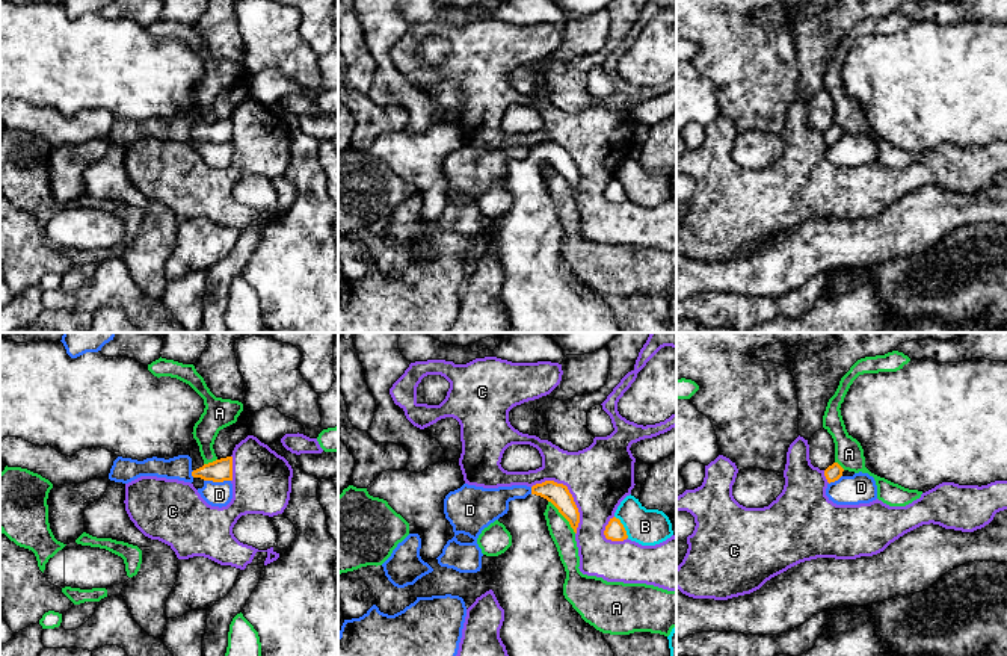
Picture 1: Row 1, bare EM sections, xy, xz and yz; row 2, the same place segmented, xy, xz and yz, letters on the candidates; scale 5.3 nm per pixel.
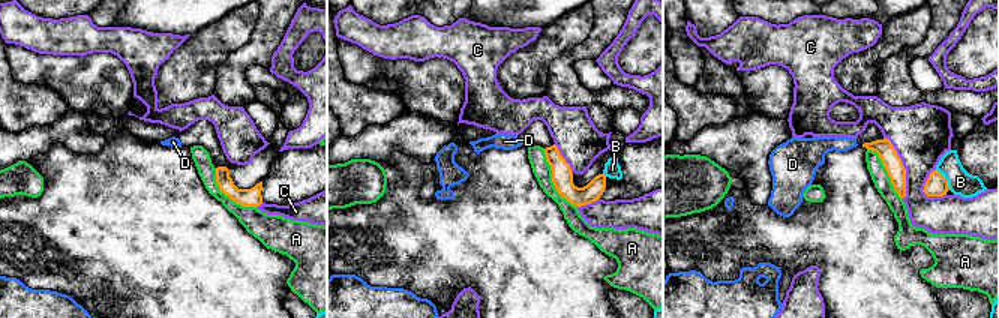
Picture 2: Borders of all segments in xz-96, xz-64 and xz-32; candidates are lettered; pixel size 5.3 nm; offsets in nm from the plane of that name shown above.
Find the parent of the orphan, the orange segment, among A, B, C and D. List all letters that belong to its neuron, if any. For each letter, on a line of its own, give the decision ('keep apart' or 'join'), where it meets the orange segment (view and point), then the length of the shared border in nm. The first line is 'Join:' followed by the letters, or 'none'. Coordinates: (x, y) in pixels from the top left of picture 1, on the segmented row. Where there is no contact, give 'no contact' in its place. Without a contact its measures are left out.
Join: none
A: keep apart; meets orange in xz at (563, 516); contact 220 nm long
B: keep apart; meets orange in xz at (622, 526); contact 140 nm long
C: keep apart; meets orange in xz at (571, 495); contact 360 nm long
D: keep apart; meets orange in xy at (218, 481); contact 140 nm long

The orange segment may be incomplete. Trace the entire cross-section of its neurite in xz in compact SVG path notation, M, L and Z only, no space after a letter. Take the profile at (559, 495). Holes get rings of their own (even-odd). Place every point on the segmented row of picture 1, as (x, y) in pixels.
M554 481L536 484L525 499L510 500L509 511L498 518L510 532L512 546L498 556L483 555L482 568L477 573L459 573L441 567L436 558L427 559L420 555L433 571L405 588L394 586L385 576L382 565L367 565L338 574L338 602L344 620L362 617L373 605L380 612L394 615L418 597L445 594L462 597L468 609L477 597L492 589L504 609L500 638L509 656L614 656L602 638L602 632L586 623L563 596L566 571L539 505L542 497L559 509L577 534L580 512L568 487Z

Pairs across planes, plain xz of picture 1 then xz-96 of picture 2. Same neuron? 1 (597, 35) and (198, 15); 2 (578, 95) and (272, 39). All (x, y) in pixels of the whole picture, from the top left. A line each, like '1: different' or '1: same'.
1: different
2: same

